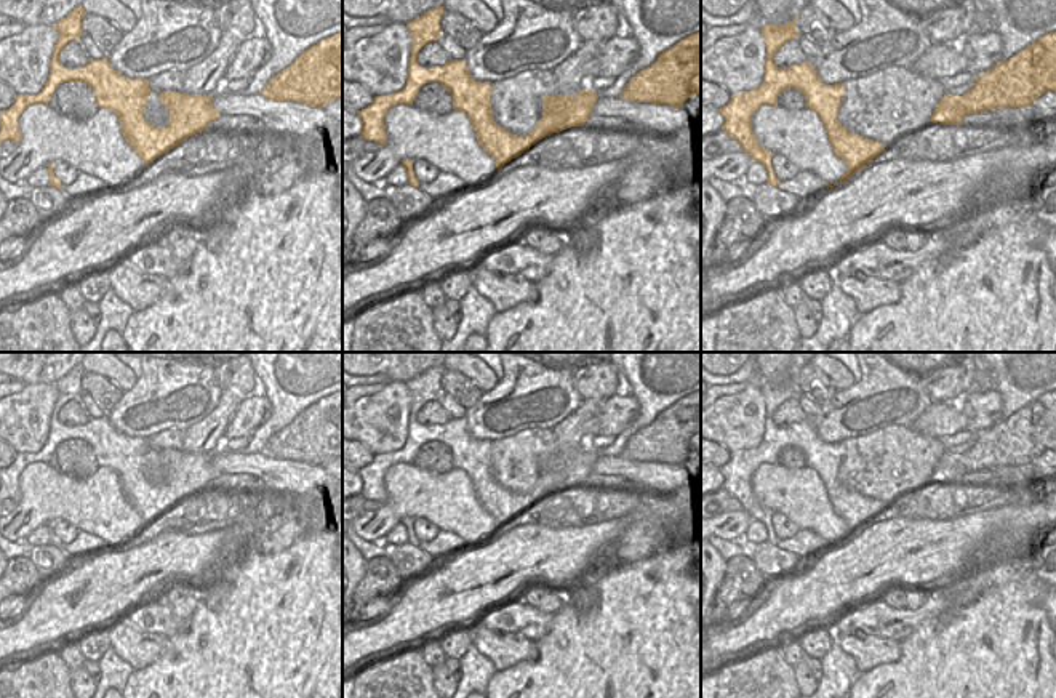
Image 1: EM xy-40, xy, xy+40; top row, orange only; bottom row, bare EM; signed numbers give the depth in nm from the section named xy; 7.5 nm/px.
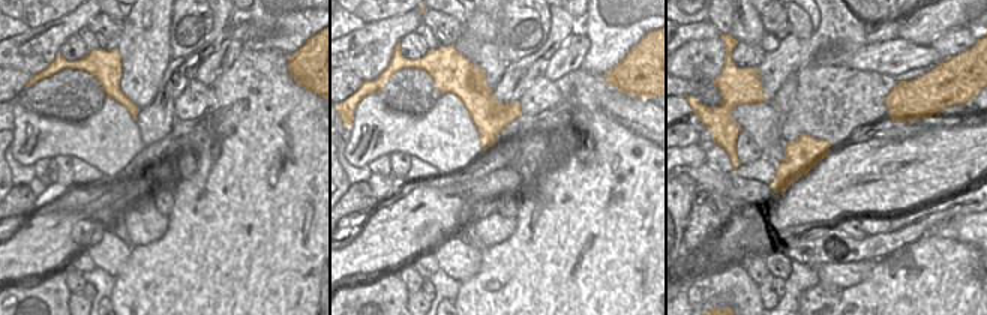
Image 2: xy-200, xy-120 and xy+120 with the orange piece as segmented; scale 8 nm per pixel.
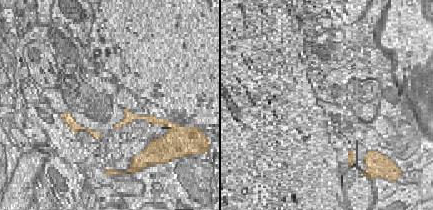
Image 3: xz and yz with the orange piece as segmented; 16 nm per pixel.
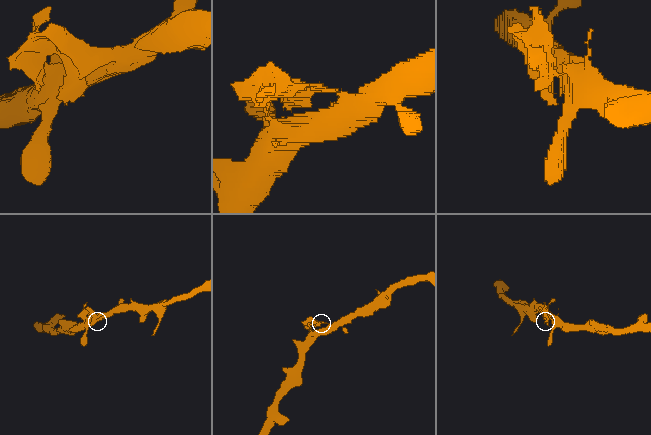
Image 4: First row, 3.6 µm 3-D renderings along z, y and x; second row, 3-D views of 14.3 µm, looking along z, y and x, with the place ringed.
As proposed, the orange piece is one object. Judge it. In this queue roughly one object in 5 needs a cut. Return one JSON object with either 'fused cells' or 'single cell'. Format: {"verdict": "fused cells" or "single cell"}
{"verdict": "fused cells"}

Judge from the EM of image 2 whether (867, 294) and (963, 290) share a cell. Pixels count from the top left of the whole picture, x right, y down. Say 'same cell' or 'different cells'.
same cell

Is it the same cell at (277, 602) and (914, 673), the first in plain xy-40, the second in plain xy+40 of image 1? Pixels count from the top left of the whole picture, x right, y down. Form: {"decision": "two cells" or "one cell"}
{"decision": "one cell"}

